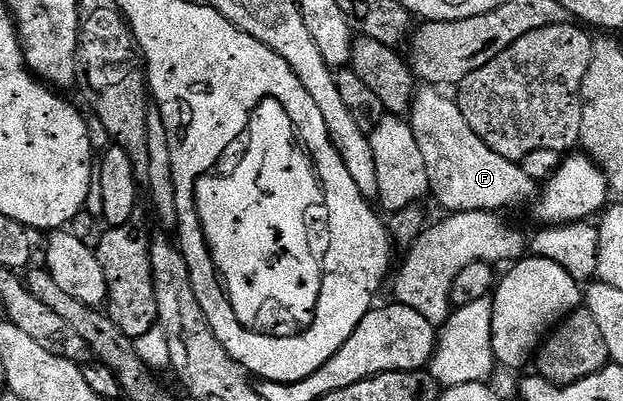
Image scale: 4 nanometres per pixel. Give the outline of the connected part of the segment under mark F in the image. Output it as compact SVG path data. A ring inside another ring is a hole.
M419 89L411 100L409 122L413 137L417 137L417 149L421 149L421 157L425 157L425 169L431 182L430 194L444 207L444 212L457 211L489 211L502 212L502 207L515 207L523 203L537 191L536 180L525 177L525 169L519 163L501 157L501 153L493 153L473 129L469 129L469 121L461 113L458 102L454 98L446 99L439 89Z

